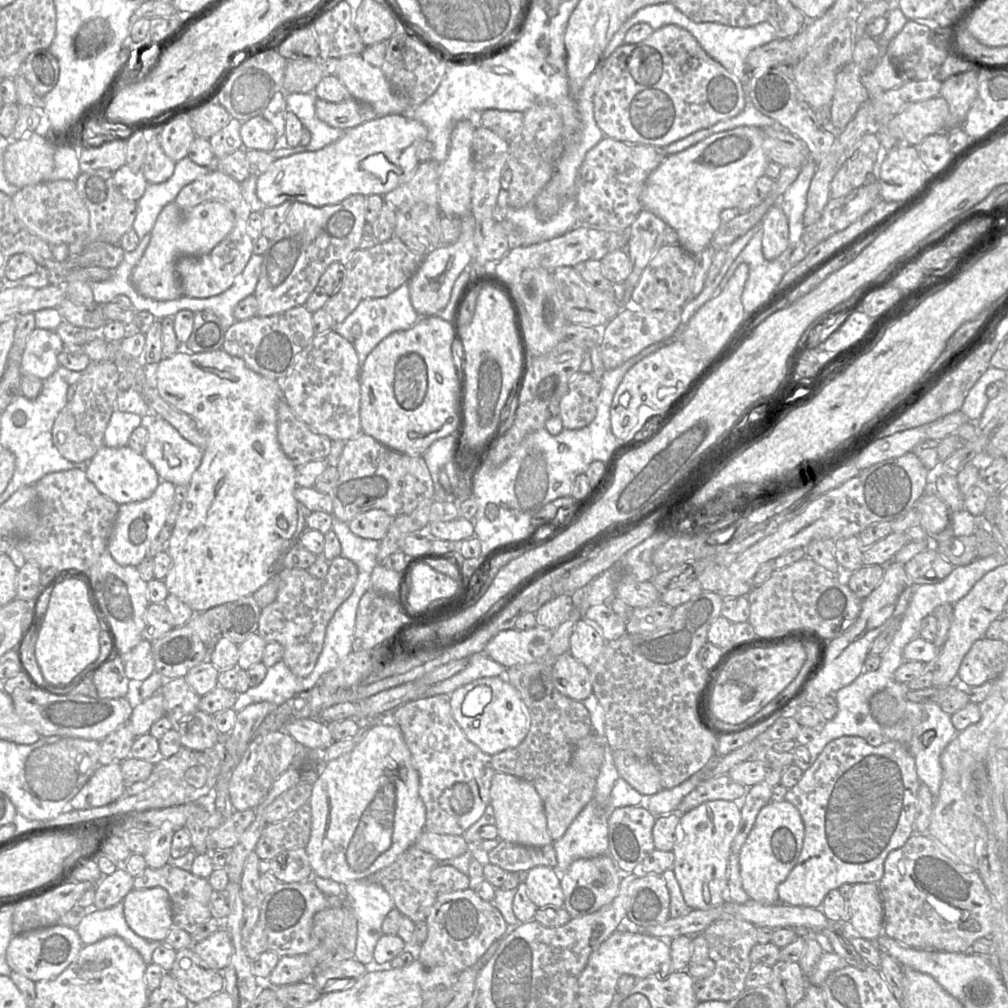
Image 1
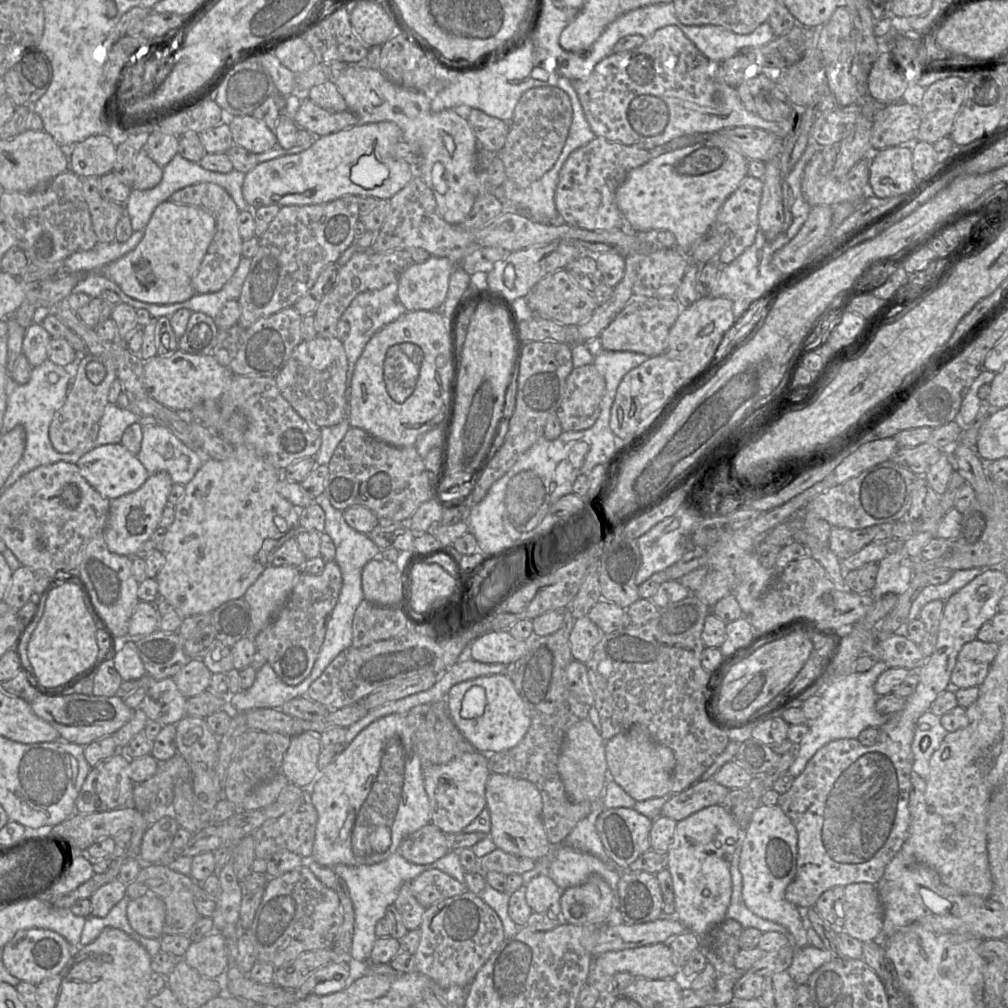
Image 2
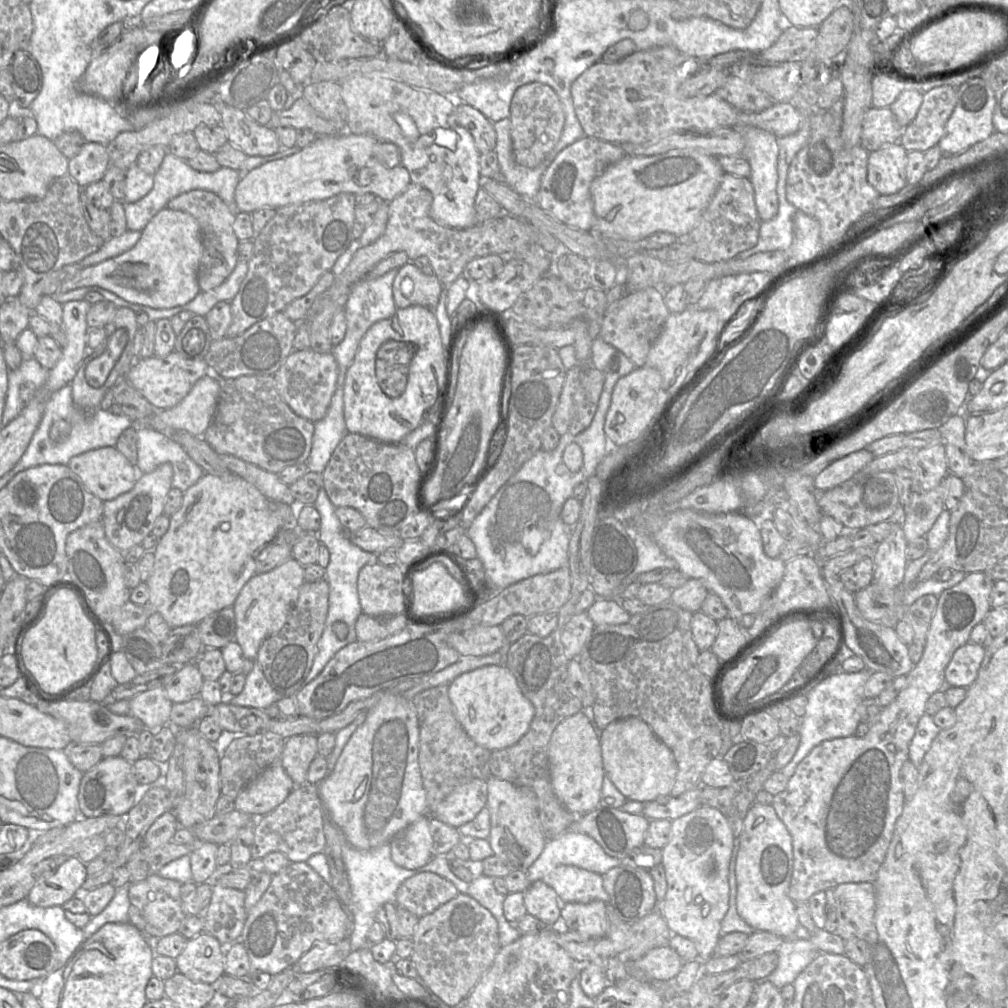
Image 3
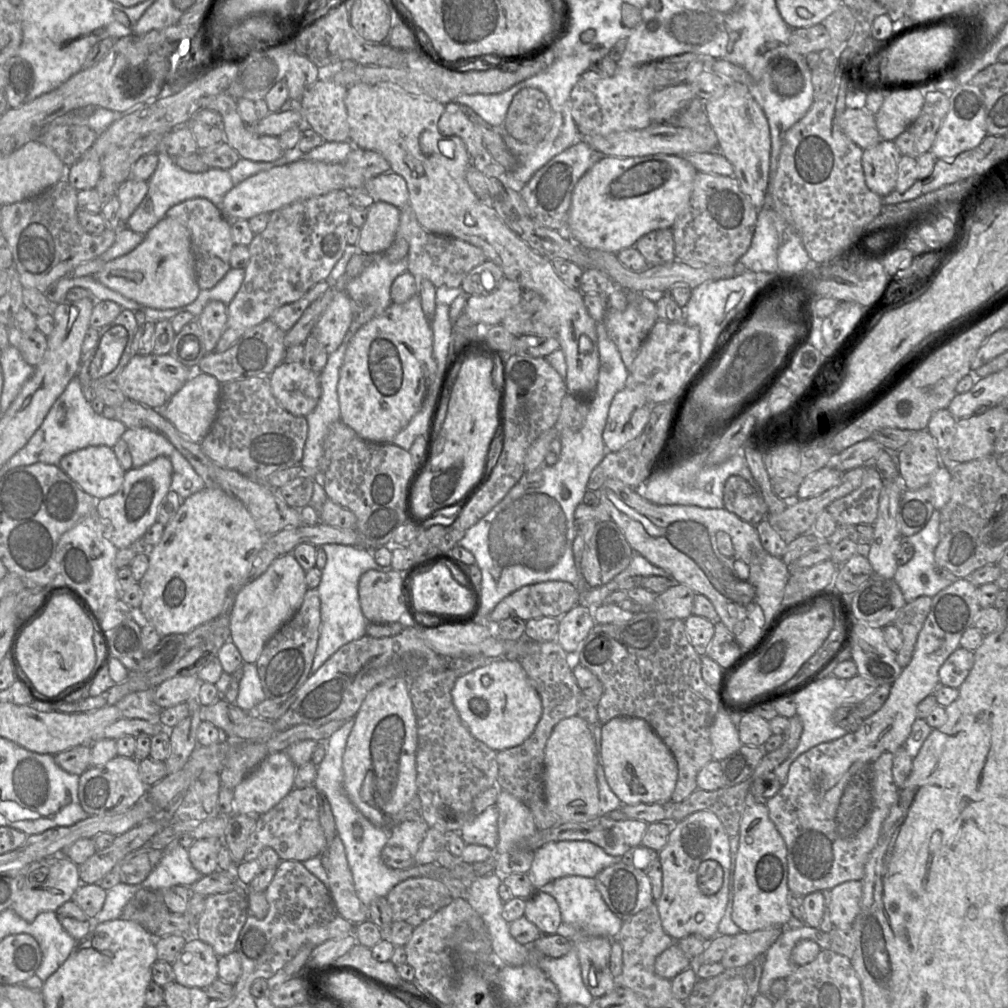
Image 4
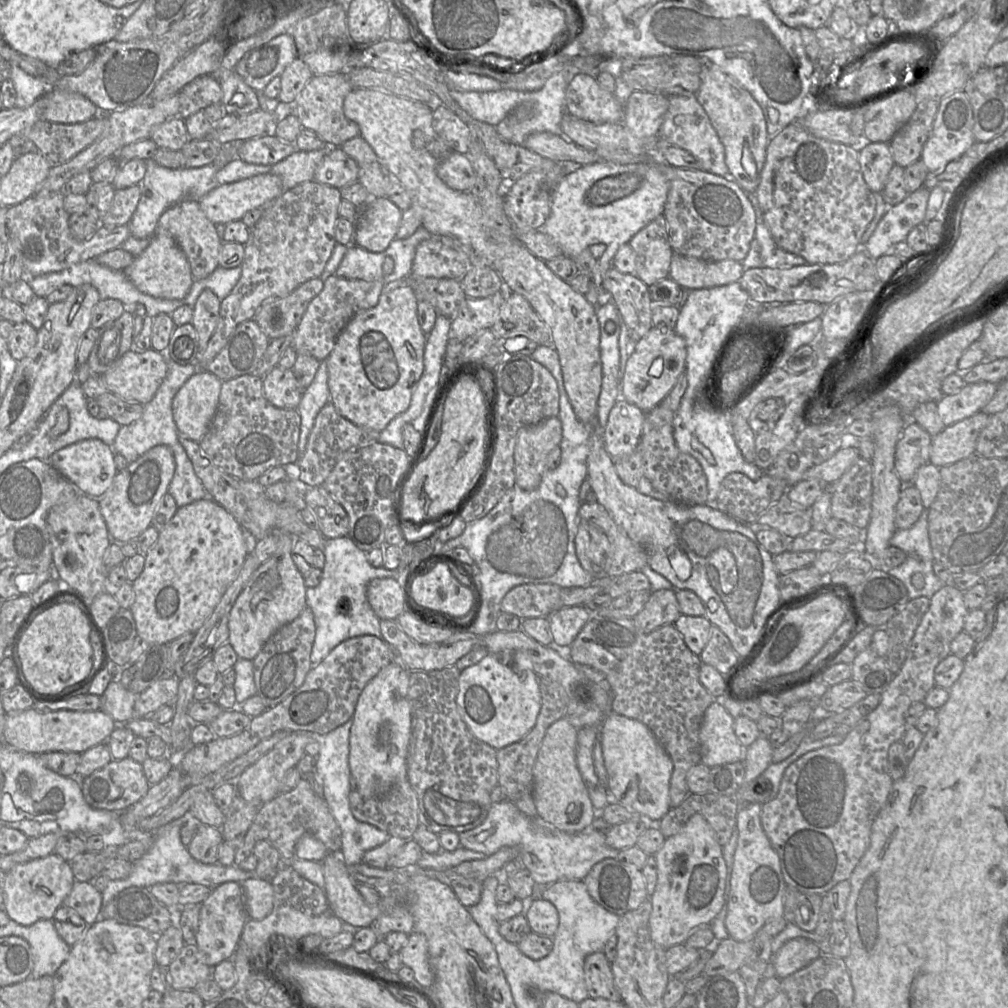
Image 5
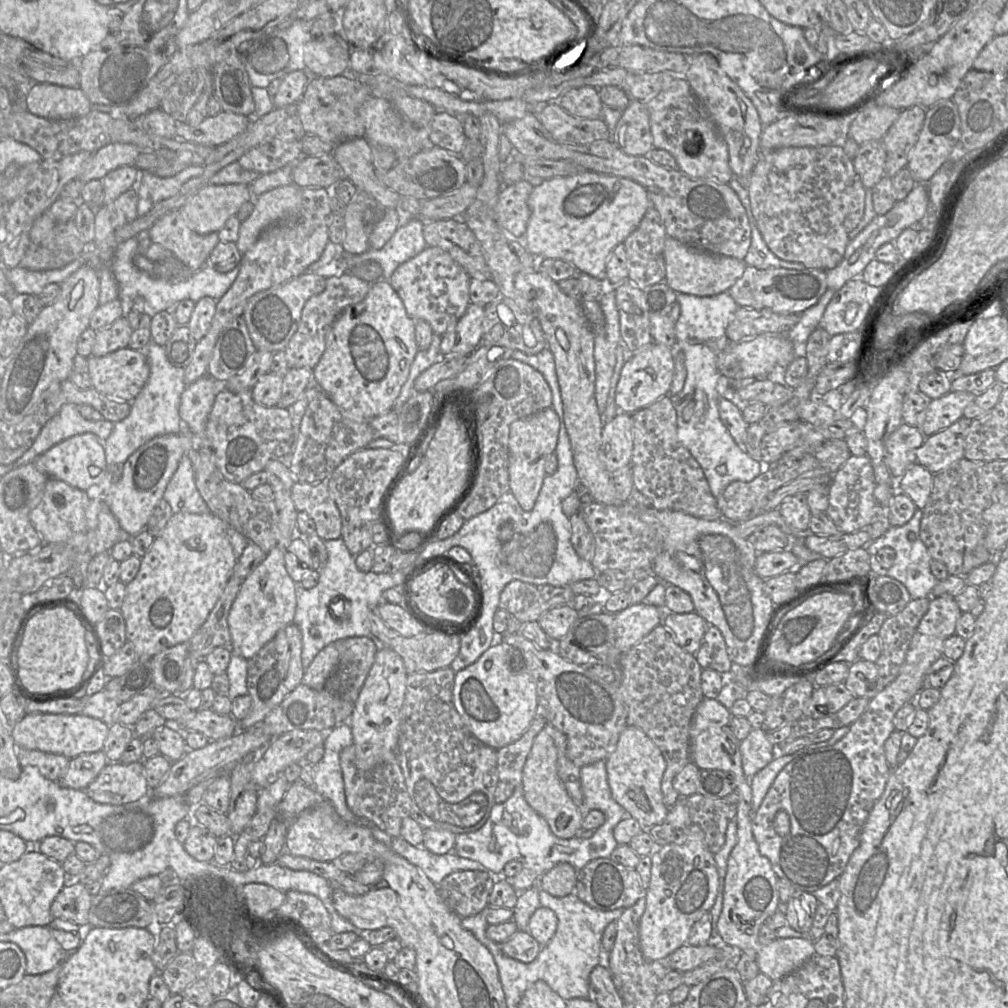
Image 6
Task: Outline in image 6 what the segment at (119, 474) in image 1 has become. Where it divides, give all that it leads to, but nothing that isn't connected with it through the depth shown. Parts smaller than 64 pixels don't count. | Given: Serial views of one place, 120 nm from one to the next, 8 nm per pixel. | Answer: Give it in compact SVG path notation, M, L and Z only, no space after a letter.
M84 433L70 437L39 455L33 464L49 478L61 480L82 491L93 485L105 483L108 480L104 442L92 433Z

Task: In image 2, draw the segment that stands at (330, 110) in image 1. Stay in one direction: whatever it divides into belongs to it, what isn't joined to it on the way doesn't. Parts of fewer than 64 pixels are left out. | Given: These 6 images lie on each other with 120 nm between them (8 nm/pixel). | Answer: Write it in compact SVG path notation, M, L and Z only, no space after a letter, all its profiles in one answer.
M302 95L297 113L292 117L300 129L319 136L332 134L359 123L358 117L349 110L332 112Z

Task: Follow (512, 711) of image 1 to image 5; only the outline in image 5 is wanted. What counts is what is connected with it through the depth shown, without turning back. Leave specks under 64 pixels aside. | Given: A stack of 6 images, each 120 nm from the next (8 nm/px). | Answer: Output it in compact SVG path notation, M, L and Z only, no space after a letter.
M516 650L488 653L480 662L461 671L459 676L456 705L460 716L472 734L495 750L500 750L523 739L535 726L541 710L541 693L538 675L533 668L512 669L513 654Z

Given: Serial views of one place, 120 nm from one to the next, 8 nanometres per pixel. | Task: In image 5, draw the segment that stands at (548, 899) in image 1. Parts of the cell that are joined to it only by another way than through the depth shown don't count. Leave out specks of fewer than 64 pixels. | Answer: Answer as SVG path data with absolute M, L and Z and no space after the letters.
M543 898L533 900L526 906L524 916L533 933L551 938L556 934L559 926L559 915L551 902Z

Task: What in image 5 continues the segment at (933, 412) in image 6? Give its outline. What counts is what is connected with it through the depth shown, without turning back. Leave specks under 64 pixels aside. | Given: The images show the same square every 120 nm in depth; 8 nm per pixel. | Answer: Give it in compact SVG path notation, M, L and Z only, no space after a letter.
M978 382L966 384L957 394L943 395L937 402L937 408L944 426L950 426L981 411L993 398L997 387L996 383Z

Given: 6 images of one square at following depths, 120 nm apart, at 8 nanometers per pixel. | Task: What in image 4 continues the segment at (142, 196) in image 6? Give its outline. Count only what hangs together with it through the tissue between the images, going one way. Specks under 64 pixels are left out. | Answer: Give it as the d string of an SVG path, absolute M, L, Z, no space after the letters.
M165 151L158 152L158 165L148 183L148 191L124 225L129 229L145 235L153 226L166 216L172 206L192 198L202 197L210 200L222 212L225 194L234 186L227 169L209 168L204 172L189 172L180 168Z

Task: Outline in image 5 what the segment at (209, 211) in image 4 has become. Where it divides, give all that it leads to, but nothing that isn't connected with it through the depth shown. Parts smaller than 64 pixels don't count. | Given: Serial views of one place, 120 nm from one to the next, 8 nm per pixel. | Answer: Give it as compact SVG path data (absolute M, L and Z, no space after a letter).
M184 200L168 208L160 216L156 232L166 232L175 240L188 259L194 279L206 278L219 266L218 257L223 240L216 224L201 209L199 201Z

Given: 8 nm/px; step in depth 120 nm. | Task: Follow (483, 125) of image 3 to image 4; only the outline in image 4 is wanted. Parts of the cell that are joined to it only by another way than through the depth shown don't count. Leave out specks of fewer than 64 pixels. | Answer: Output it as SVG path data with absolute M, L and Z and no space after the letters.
M456 102L445 104L445 110L438 122L438 129L443 135L460 137L465 143L470 157L486 149L480 131Z

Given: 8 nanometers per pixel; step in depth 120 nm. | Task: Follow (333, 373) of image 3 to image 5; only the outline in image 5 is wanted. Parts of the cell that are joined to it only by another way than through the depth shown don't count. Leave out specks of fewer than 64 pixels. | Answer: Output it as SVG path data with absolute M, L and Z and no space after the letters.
M275 366L263 377L263 393L274 406L281 409L296 409L301 401L303 389L292 369Z

